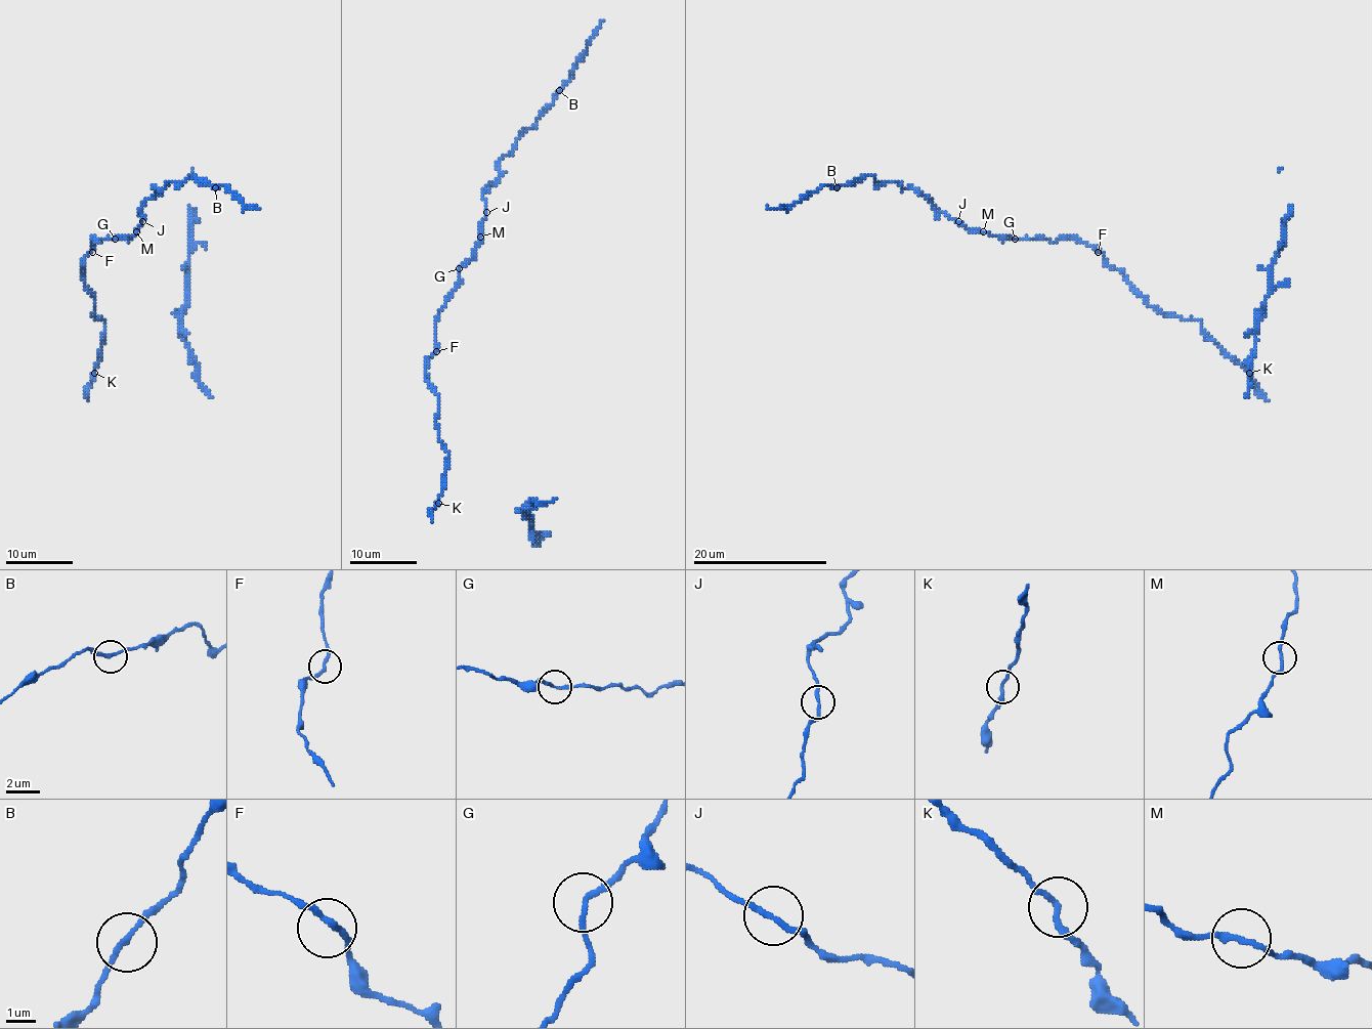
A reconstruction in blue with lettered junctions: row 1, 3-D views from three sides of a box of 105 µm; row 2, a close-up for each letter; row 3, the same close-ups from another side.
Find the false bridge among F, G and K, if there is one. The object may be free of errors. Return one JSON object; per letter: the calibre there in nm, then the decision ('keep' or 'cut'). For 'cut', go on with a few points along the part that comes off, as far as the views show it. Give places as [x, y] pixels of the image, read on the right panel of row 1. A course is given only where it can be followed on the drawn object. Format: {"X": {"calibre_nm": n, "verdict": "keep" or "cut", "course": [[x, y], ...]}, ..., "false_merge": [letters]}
{"F": {"calibre_nm": 190, "verdict": "keep"}, "G": {"calibre_nm": 180, "verdict": "keep"}, "K": {"calibre_nm": 180, "verdict": "keep"}, "false_merge": []}

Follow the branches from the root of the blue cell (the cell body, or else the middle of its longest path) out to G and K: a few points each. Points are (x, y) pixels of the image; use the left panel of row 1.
G: (92, 250), (92, 237), (97, 242), (114, 239)
K: (92, 250), (85, 258), (82, 279), (95, 299), (94, 317), (105, 323), (100, 359), (94, 373)

